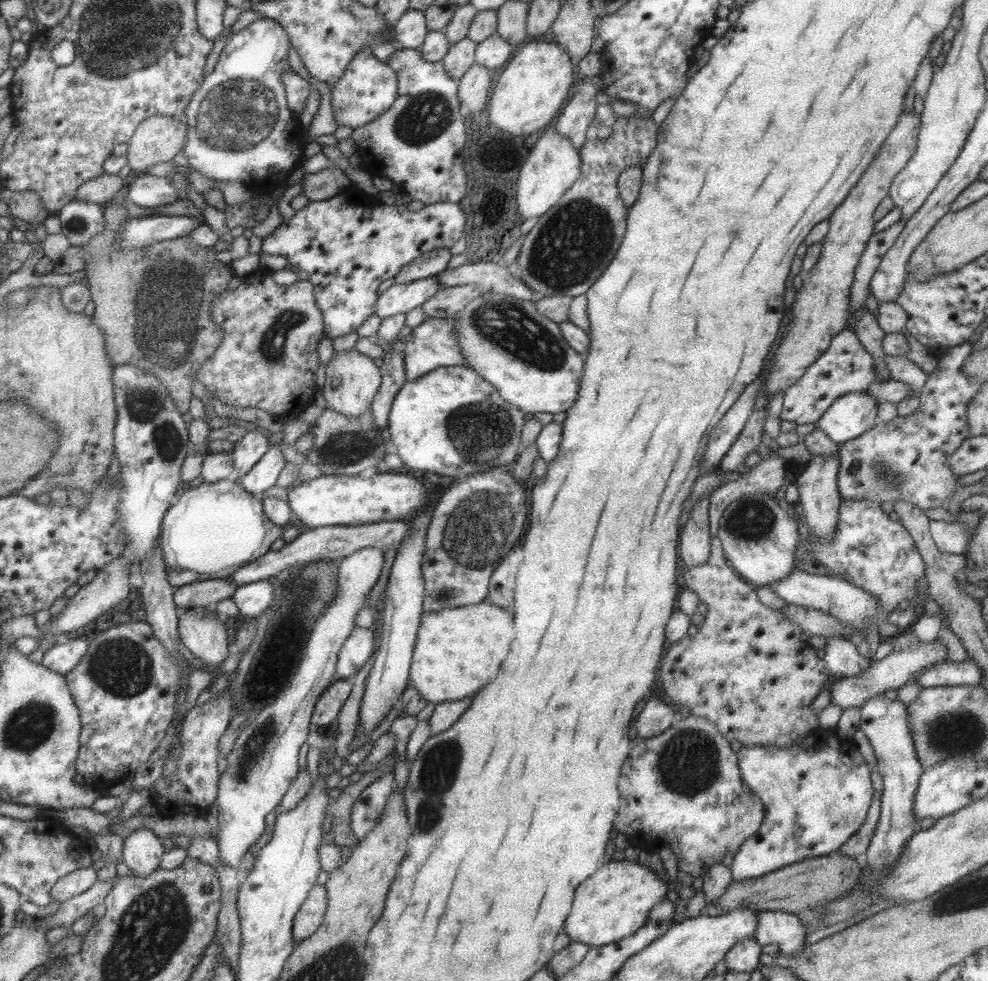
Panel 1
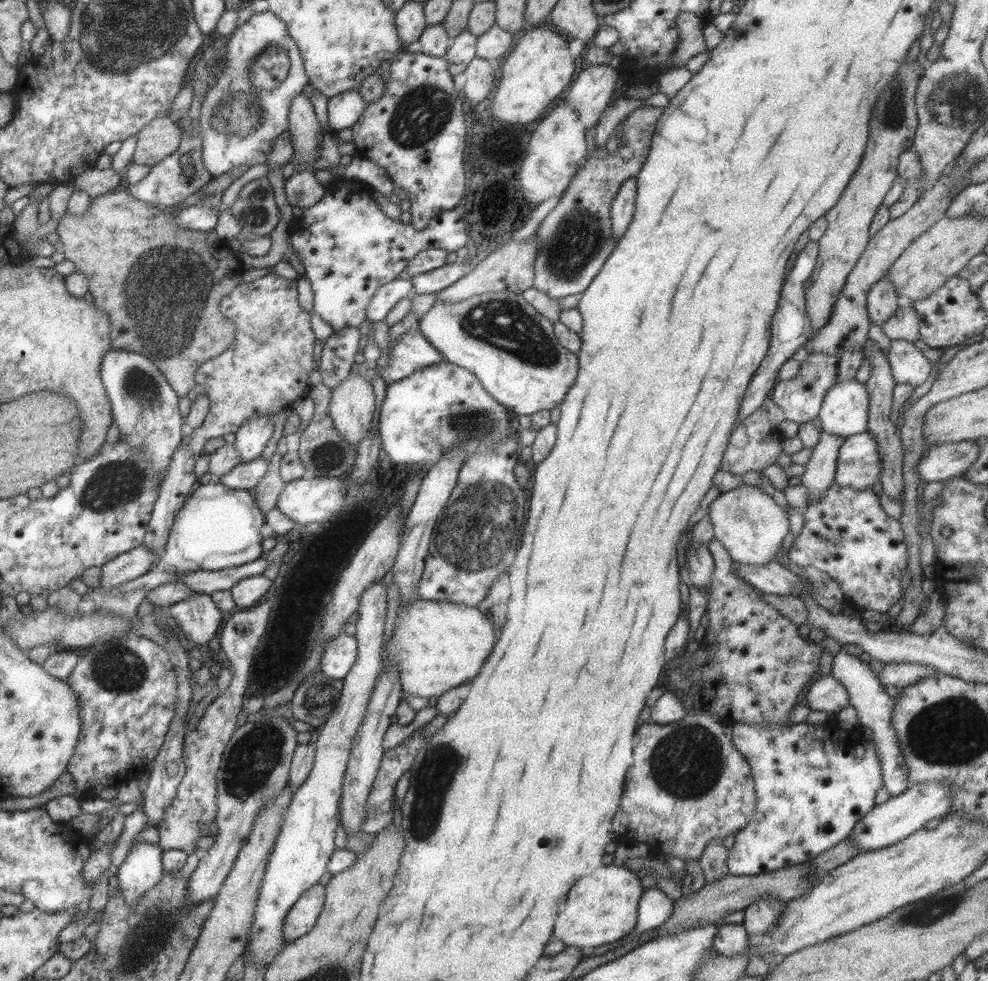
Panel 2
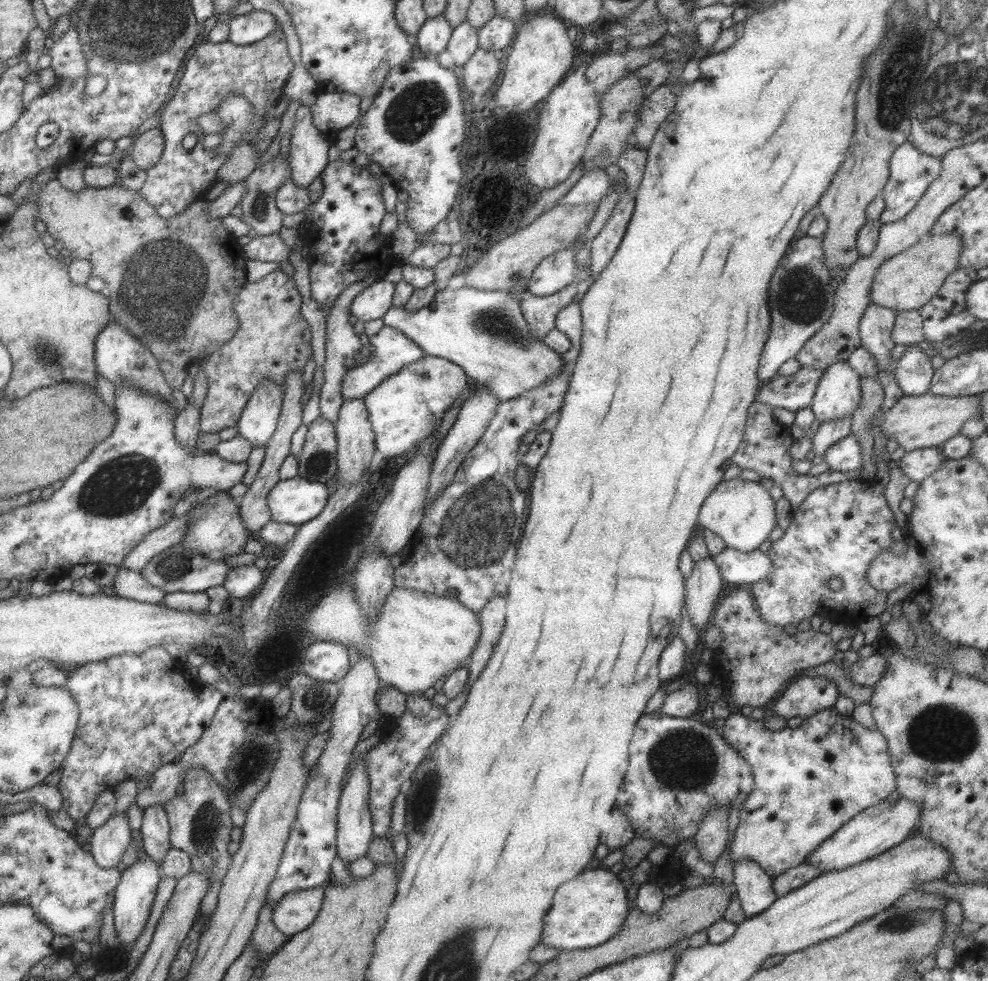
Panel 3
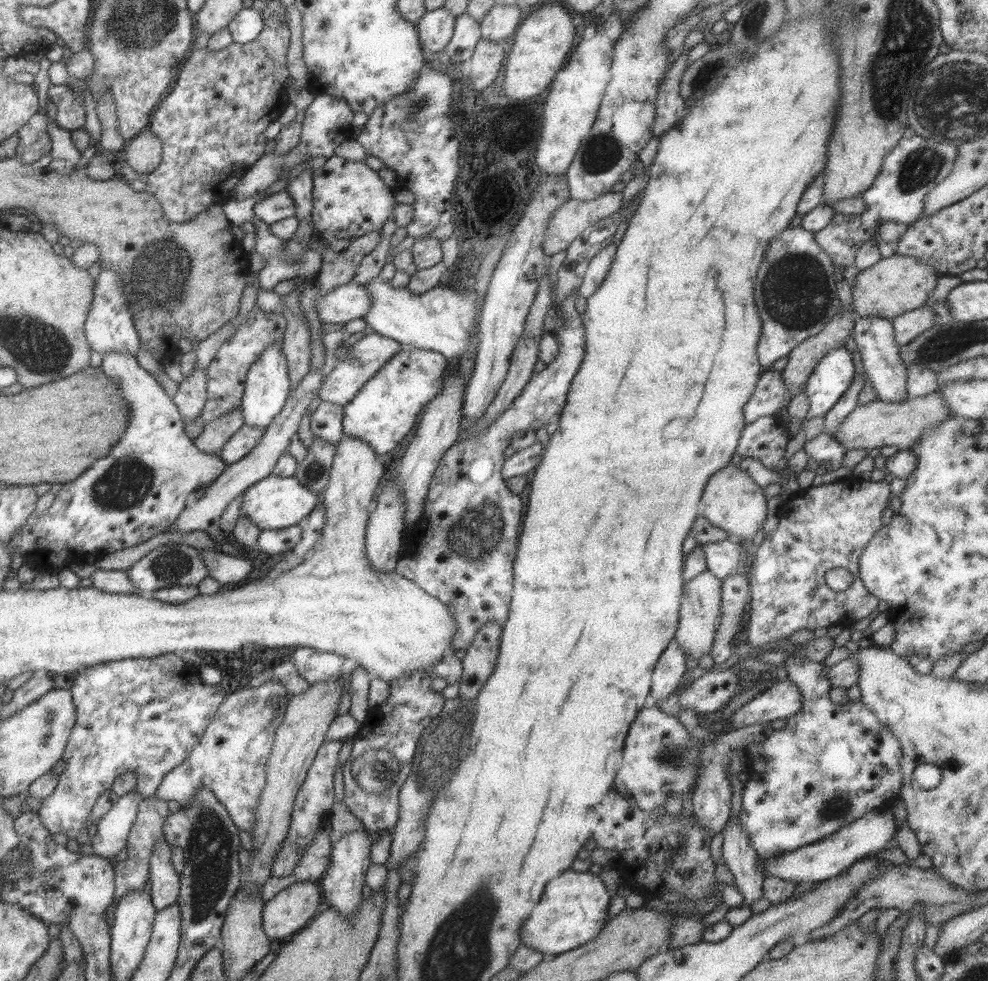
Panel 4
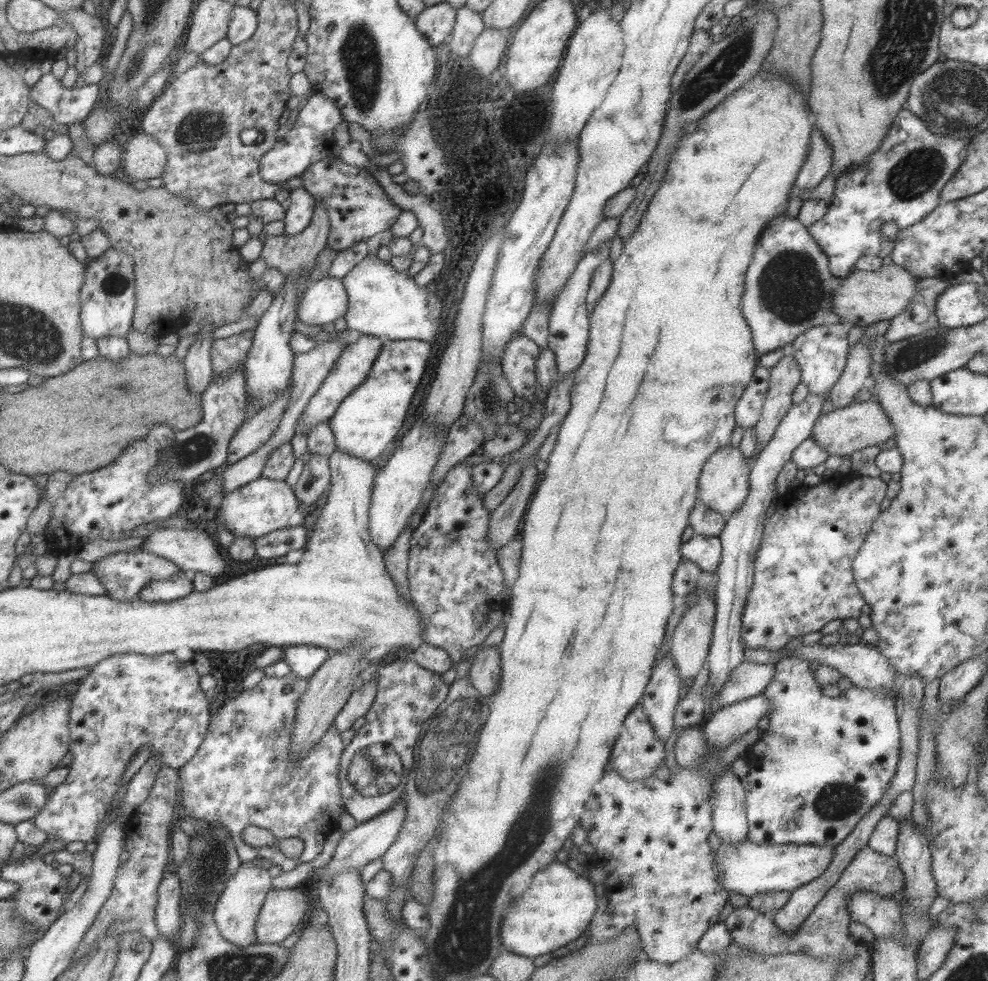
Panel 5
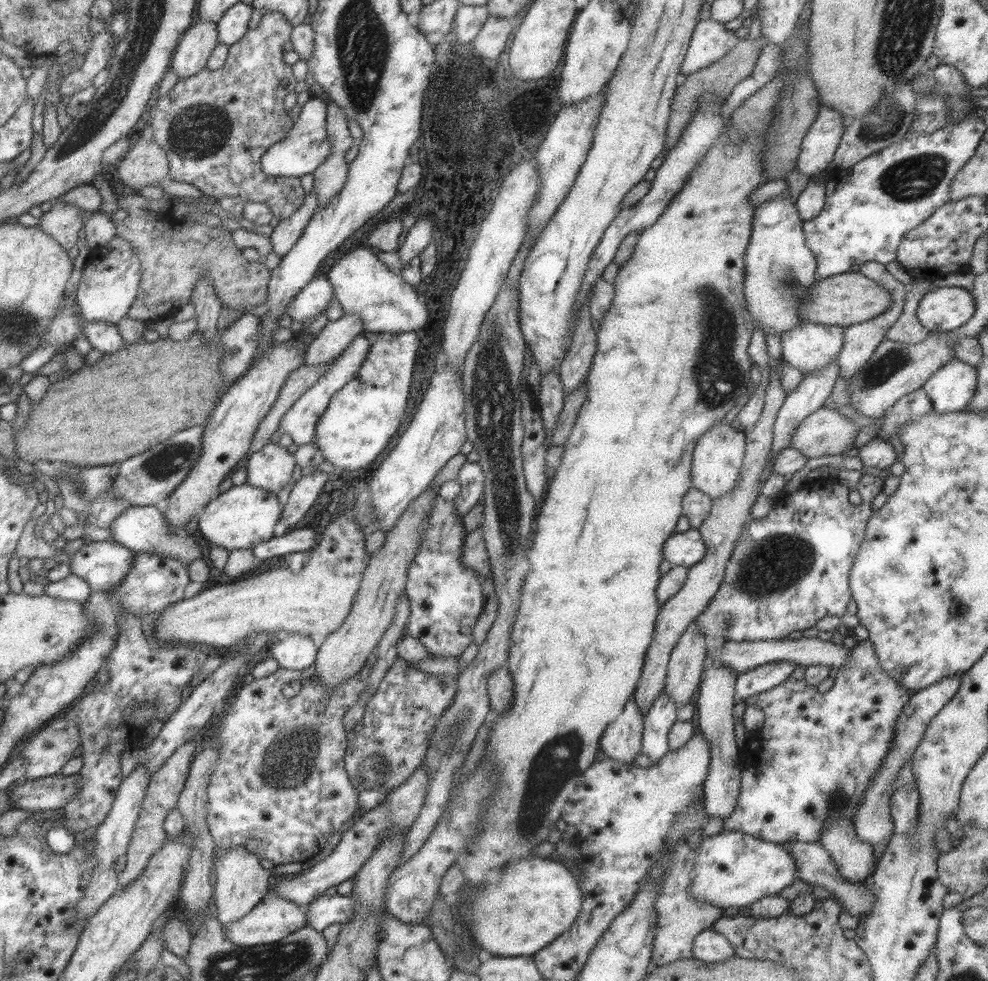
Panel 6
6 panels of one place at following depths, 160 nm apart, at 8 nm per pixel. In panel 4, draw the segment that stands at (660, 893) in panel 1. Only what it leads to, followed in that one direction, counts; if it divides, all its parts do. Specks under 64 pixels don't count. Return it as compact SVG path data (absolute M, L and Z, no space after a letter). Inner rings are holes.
M563 870L545 884L539 902L533 906L527 920L521 922L519 938L527 948L541 952L546 957L577 948L597 936L607 922L605 917L610 898L598 875Z

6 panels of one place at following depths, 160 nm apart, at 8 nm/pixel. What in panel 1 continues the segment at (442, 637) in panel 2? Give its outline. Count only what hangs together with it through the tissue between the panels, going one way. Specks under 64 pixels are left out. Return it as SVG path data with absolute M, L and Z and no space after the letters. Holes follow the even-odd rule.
M489 599L479 604L469 606L444 608L437 612L421 614L421 622L416 634L416 641L412 650L408 682L411 687L427 703L437 705L441 702L461 700L465 696L472 698L483 686L487 686L490 680L497 674L499 663L506 657L509 650L509 642L513 640L513 628L511 628L511 616L507 610L499 606L493 606Z

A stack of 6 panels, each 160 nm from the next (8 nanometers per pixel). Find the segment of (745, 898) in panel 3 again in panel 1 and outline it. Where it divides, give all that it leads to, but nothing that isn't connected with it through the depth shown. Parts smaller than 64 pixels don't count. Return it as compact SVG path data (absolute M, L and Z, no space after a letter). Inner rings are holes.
M760 911L752 938L761 946L777 944L780 954L792 954L794 958L805 946L803 938L806 933L796 913Z

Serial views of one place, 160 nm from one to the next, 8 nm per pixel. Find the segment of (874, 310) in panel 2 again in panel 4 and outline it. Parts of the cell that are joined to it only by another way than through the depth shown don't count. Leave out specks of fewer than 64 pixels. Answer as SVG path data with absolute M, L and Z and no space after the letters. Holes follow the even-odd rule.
M866 316L857 318L851 332L862 360L864 374L875 391L876 398L883 402L901 402L906 399L906 366L899 357L899 345L894 341L891 320Z

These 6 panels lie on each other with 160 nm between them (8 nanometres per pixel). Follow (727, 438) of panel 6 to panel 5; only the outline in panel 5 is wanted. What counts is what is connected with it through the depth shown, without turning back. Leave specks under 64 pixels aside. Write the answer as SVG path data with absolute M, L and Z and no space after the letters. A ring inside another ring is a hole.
M729 444L714 450L700 466L697 477L697 501L701 501L709 508L712 508L717 514L728 516L732 513L745 498L748 491L748 474L750 466L743 456L739 447L733 447Z

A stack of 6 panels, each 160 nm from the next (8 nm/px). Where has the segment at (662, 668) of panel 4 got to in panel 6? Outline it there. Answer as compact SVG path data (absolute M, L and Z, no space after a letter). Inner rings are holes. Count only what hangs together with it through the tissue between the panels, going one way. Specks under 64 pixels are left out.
M661 690L659 697L651 705L651 708L643 717L642 737L640 742L640 753L656 762L668 750L667 733L671 724L676 720L676 710L673 701Z

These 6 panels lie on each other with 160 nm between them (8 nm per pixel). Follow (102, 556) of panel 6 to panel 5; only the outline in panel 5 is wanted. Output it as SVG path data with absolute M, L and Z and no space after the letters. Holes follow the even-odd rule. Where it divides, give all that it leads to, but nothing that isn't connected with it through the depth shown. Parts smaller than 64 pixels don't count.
M135 550L132 552L117 552L101 557L93 563L90 572L101 583L101 587L105 589L104 596L117 602L135 599L139 590L151 580L169 580L171 576L183 573L177 565L169 563L165 558ZM172 652L155 653L152 655L146 655L141 653L117 653L106 656L103 660L97 662L91 667L91 673L87 677L79 680L73 684L70 688L72 693L71 706L69 706L68 712L68 729L69 729L69 744L68 750L73 754L73 759L69 764L70 769L68 775L65 777L63 783L58 784L53 788L52 795L48 798L45 806L31 819L33 824L46 832L48 836L55 835L55 838L64 841L64 843L79 841L82 843L91 843L95 841L95 832L97 832L97 826L99 822L105 818L107 806L113 798L117 788L120 786L121 777L125 767L128 765L128 761L132 758L138 748L143 745L149 745L152 748L152 754L157 753L160 756L160 761L162 766L168 766L178 769L183 766L197 750L197 747L201 744L204 739L205 733L207 732L207 727L209 724L209 704L212 695L205 694L201 691L198 685L199 675L195 673L195 668L193 667L192 659L188 661L181 661L177 659Z

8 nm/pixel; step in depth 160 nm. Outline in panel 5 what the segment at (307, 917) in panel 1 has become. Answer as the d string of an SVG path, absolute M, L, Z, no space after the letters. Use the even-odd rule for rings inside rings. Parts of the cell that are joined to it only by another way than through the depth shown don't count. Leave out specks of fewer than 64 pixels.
M271 889L258 912L253 932L261 944L280 944L306 921L311 901L301 890Z

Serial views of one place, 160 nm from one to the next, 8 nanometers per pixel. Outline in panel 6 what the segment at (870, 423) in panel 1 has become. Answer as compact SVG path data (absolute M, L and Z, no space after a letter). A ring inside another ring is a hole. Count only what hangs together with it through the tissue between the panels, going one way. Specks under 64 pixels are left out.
M799 321L780 334L782 359L801 374L811 374L836 358L844 327Z

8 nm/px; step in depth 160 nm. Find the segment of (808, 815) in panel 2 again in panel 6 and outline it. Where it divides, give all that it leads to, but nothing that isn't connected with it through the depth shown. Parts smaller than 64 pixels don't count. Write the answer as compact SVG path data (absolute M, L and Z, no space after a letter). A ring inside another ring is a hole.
M867 638L858 641L850 648L846 664L839 667L834 677L833 686L828 692L823 694L816 691L816 688L808 685L804 680L797 680L793 677L786 678L783 682L776 684L767 692L749 696L742 702L746 705L752 705L764 712L764 721L761 727L751 733L750 738L745 742L741 751L744 757L743 767L740 772L740 787L738 788L737 800L734 802L733 810L729 816L722 822L724 831L738 831L745 835L754 836L759 840L774 842L781 844L787 841L801 841L804 843L818 842L819 834L823 825L831 819L845 819L850 821L854 813L854 808L857 808L858 800L861 798L862 792L870 783L871 777L877 772L881 761L884 759L885 753L892 739L892 728L895 717L898 712L907 704L910 697L910 692L907 692L903 686L896 680L889 678L889 675L881 668L877 660L873 643Z

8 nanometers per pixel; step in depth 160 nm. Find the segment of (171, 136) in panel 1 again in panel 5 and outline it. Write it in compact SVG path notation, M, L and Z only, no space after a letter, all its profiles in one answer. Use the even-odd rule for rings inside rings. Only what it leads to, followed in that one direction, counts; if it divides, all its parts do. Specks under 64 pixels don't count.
M136 131L122 154L123 171L127 180L149 180L161 176L165 168L165 150L153 136Z

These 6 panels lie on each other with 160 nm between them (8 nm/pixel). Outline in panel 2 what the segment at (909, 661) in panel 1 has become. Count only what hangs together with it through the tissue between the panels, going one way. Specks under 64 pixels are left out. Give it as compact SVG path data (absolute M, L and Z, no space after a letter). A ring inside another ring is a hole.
M825 675L815 677L815 680L802 694L801 703L811 711L836 713L849 704L849 695L842 684L833 676Z

